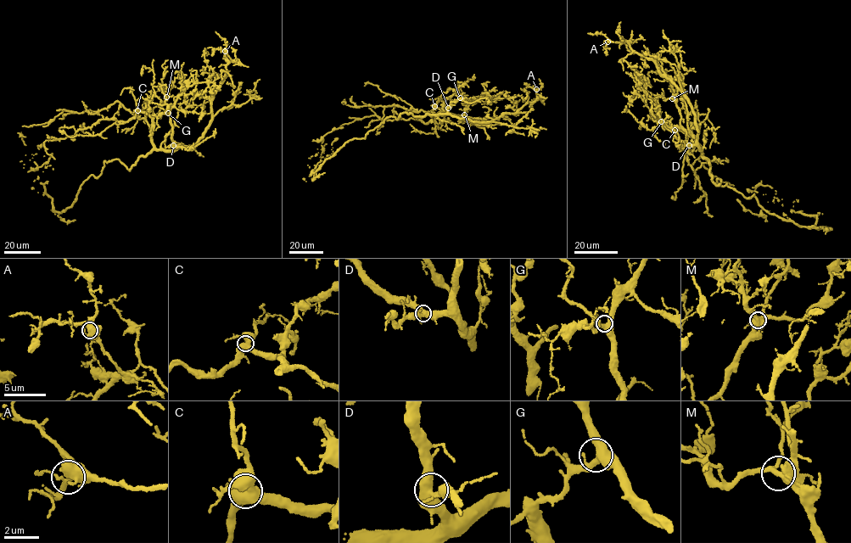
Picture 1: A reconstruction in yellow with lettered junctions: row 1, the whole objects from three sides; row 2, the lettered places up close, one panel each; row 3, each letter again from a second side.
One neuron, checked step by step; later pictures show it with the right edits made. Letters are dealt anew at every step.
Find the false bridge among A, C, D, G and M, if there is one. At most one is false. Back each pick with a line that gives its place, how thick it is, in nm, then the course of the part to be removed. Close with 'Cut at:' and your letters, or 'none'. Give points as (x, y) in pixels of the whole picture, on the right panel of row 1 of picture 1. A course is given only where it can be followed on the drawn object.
Cut at: none

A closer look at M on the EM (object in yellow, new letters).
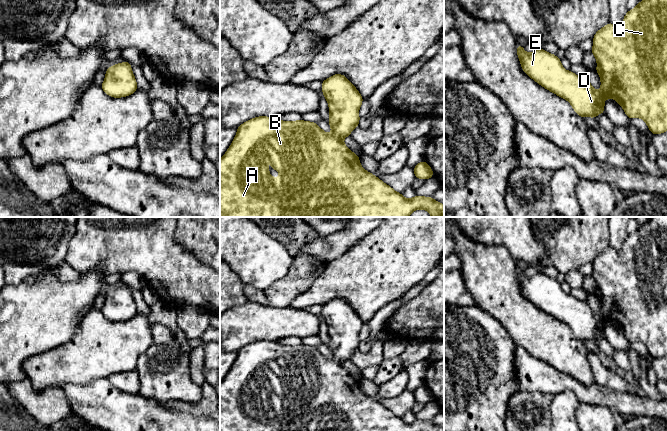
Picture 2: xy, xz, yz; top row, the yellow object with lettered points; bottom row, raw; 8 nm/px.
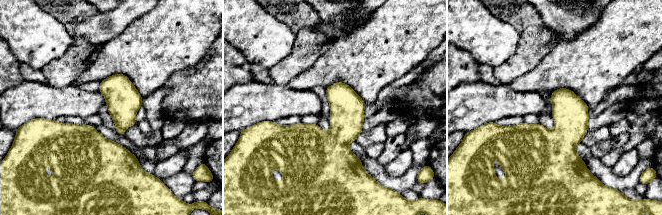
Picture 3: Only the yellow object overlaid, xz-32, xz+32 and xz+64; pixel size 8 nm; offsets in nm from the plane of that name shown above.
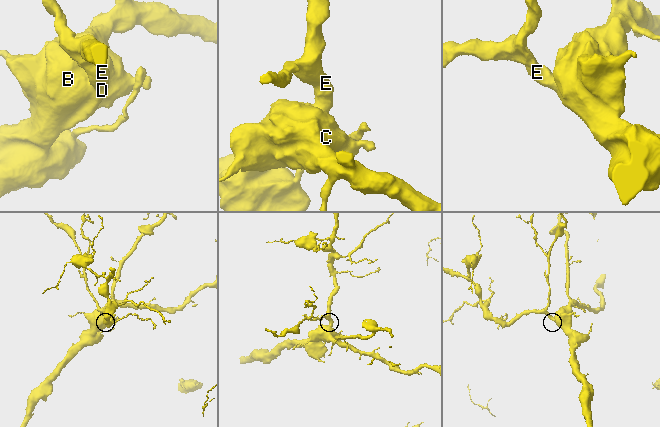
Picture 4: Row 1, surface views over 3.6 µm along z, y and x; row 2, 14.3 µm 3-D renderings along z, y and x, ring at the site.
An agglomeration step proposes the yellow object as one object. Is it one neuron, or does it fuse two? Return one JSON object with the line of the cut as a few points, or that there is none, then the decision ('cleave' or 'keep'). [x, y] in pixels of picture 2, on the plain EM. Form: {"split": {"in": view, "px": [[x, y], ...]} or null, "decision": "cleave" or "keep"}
{"split": null, "decision": "keep"}

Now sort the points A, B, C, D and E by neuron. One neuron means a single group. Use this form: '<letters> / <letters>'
A B C D E

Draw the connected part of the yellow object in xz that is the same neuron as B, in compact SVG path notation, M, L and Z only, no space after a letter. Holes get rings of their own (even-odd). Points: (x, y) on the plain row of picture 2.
M335 298L322 305L322 316L329 329L329 348L332 353L331 358L326 358L316 347L303 344L286 346L280 345L276 341L270 342L260 340L244 346L237 352L237 358L228 372L227 376L220 383L220 431L444 431L443 428L435 425L432 421L415 420L406 423L402 418L394 415L390 410L382 406L379 402L362 392L359 386L359 379L354 378L343 367L343 363L350 360L350 357L359 349L359 332L363 326L361 318L354 309L342 298ZM269 384L272 392L280 397L279 403L269 399L269 394L265 385Z

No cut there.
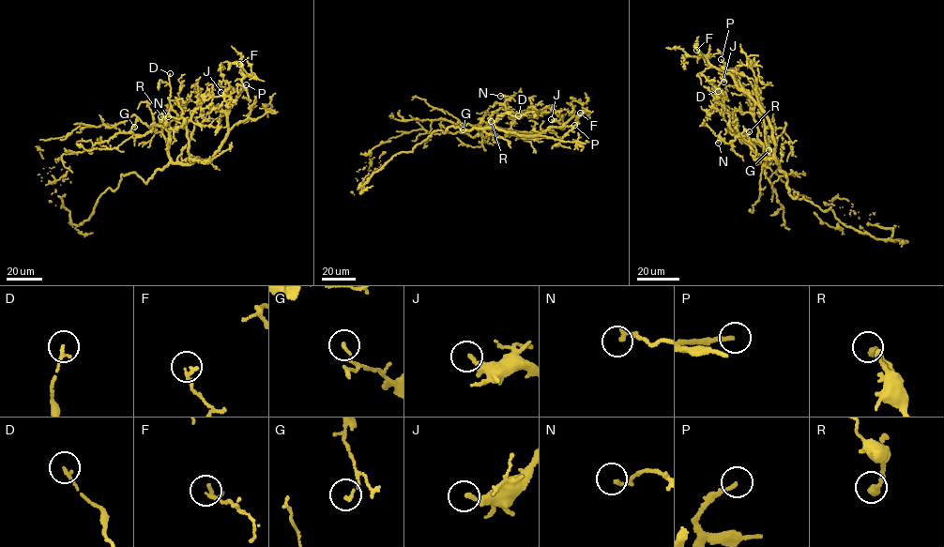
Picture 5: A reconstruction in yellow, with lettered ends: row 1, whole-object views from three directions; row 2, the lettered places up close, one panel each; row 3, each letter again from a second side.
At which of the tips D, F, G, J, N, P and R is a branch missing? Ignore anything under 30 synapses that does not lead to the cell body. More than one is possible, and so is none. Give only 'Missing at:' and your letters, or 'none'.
Missing at: P

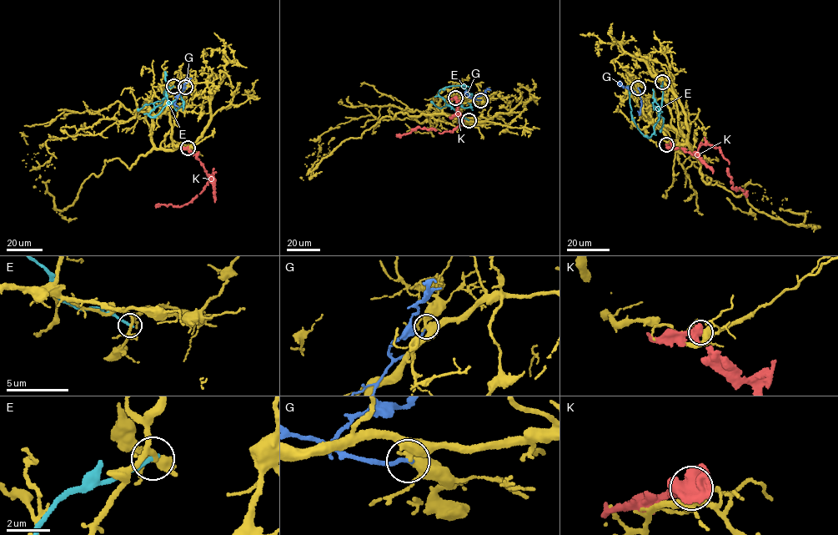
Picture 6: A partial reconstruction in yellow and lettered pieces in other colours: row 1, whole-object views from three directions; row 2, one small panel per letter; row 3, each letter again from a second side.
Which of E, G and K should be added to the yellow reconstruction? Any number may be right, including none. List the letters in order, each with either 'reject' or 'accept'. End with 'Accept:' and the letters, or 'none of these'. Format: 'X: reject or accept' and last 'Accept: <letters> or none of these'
E: reject
G: reject
K: reject
Accept: none of these

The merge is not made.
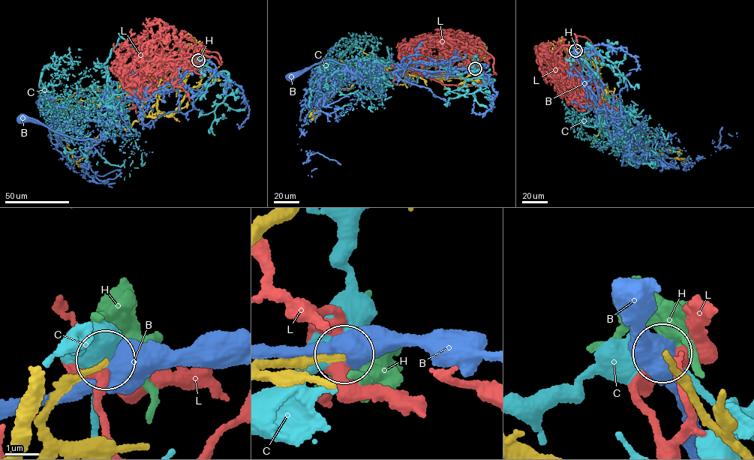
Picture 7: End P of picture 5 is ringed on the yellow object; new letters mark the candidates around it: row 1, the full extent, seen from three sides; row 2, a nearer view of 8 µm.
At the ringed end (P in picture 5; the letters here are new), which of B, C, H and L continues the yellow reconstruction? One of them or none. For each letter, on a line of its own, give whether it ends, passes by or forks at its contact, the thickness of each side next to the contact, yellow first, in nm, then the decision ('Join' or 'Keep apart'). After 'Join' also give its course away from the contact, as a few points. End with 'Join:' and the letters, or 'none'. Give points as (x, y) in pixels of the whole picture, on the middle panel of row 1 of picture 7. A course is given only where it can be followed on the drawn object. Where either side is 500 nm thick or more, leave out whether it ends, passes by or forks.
B: It passes by. Thickness 360 nm (yellow) against 380 nm. Keep apart
C: Thickness 280 nm (yellow) against 550 nm. Keep apart
H: It ends there. Thickness 240 nm (yellow) against 480 nm. Keep apart
L: It forks there. Thickness 200 nm (yellow) against 280 nm. Keep apart
Join: none

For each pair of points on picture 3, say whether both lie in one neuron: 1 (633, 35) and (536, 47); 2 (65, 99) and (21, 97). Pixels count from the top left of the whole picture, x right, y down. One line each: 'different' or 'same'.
1: different
2: same

